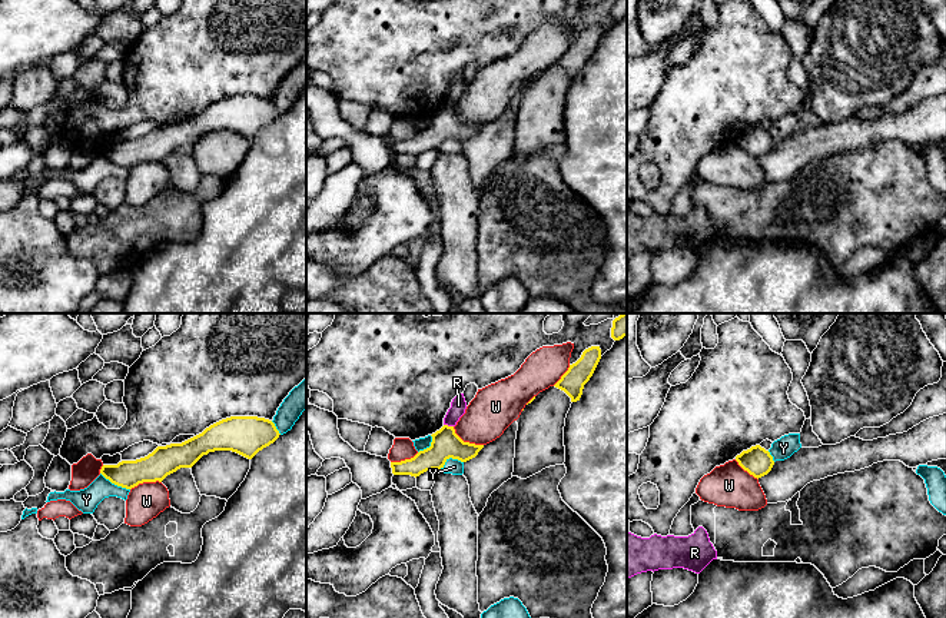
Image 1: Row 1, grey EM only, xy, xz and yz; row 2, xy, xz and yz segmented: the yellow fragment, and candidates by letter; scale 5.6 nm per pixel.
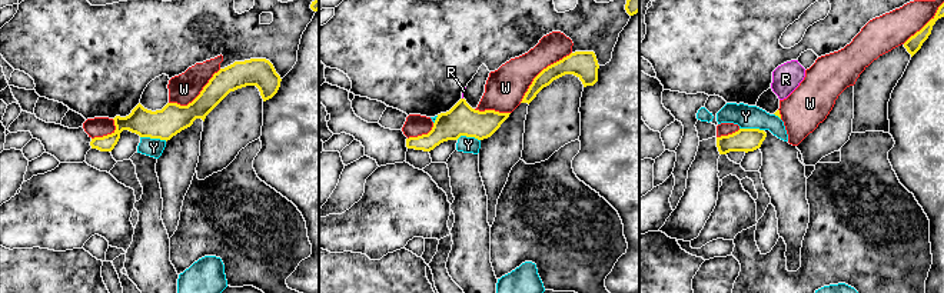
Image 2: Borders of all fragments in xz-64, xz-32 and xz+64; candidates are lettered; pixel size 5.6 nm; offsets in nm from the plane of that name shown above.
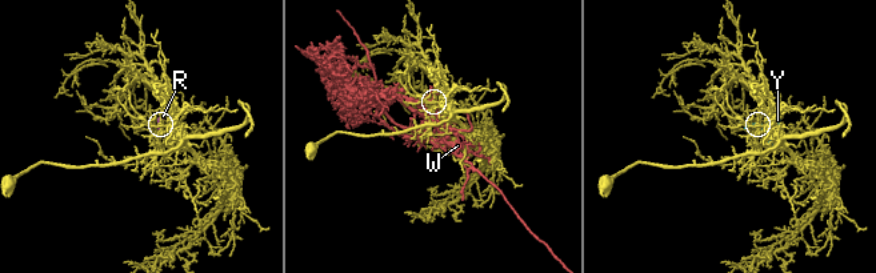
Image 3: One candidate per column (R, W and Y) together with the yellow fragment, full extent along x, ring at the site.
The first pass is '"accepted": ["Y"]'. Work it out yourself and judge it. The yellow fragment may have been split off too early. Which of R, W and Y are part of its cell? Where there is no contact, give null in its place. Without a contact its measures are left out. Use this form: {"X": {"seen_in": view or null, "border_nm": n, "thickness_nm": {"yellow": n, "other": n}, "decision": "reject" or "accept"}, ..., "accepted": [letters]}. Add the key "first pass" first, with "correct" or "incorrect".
{"first pass": "incorrect", "R": {"seen_in": "xz", "border_nm": 60, "thickness_nm": {"yellow": 160, "other": 90}, "decision": "reject"}, "W": {"seen_in": "xz", "border_nm": 200, "thickness_nm": {"yellow": 160, "other": 260}, "decision": "reject"}, "Y": {"seen_in": "xy", "border_nm": 190, "thickness_nm": {"yellow": 160, "other": 130}, "decision": "reject"}, "accepted": []}

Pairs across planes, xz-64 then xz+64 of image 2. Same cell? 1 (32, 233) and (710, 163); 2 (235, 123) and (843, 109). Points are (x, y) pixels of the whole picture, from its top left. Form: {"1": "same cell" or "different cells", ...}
{"1": "different cells", "2": "different cells"}

